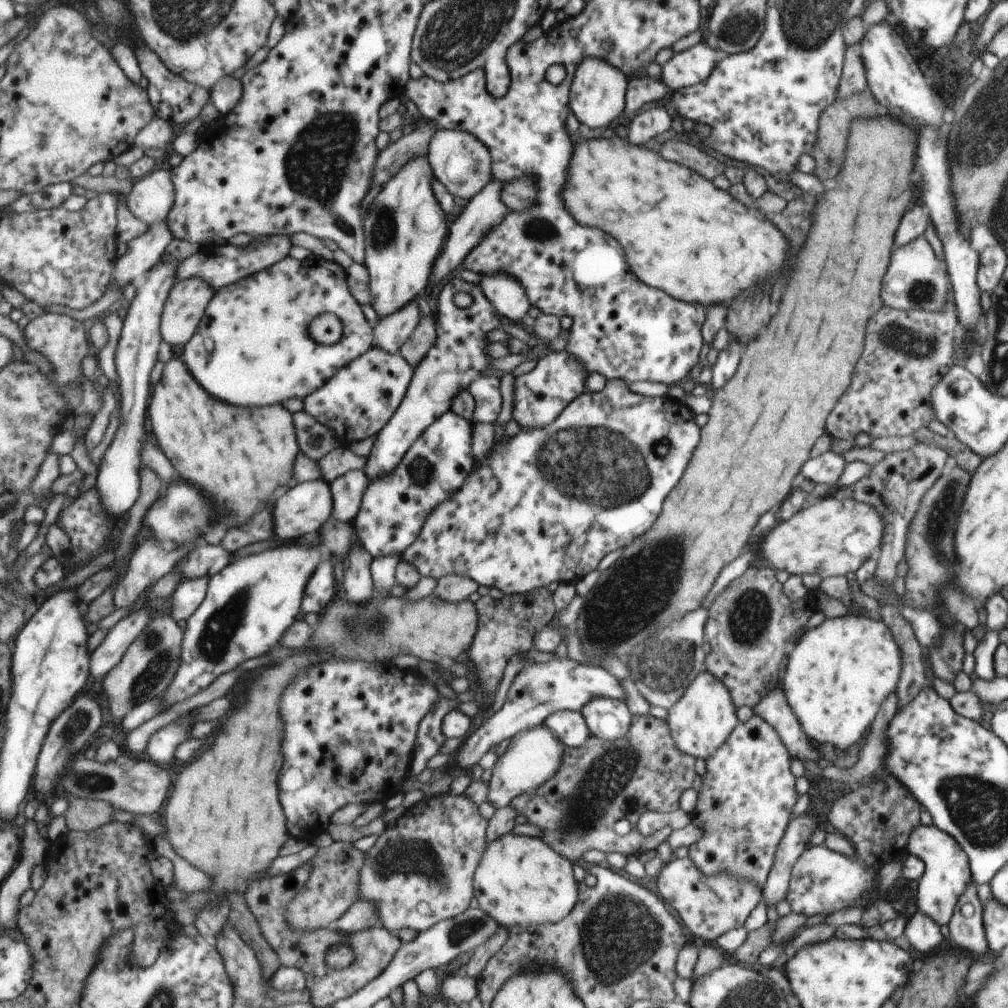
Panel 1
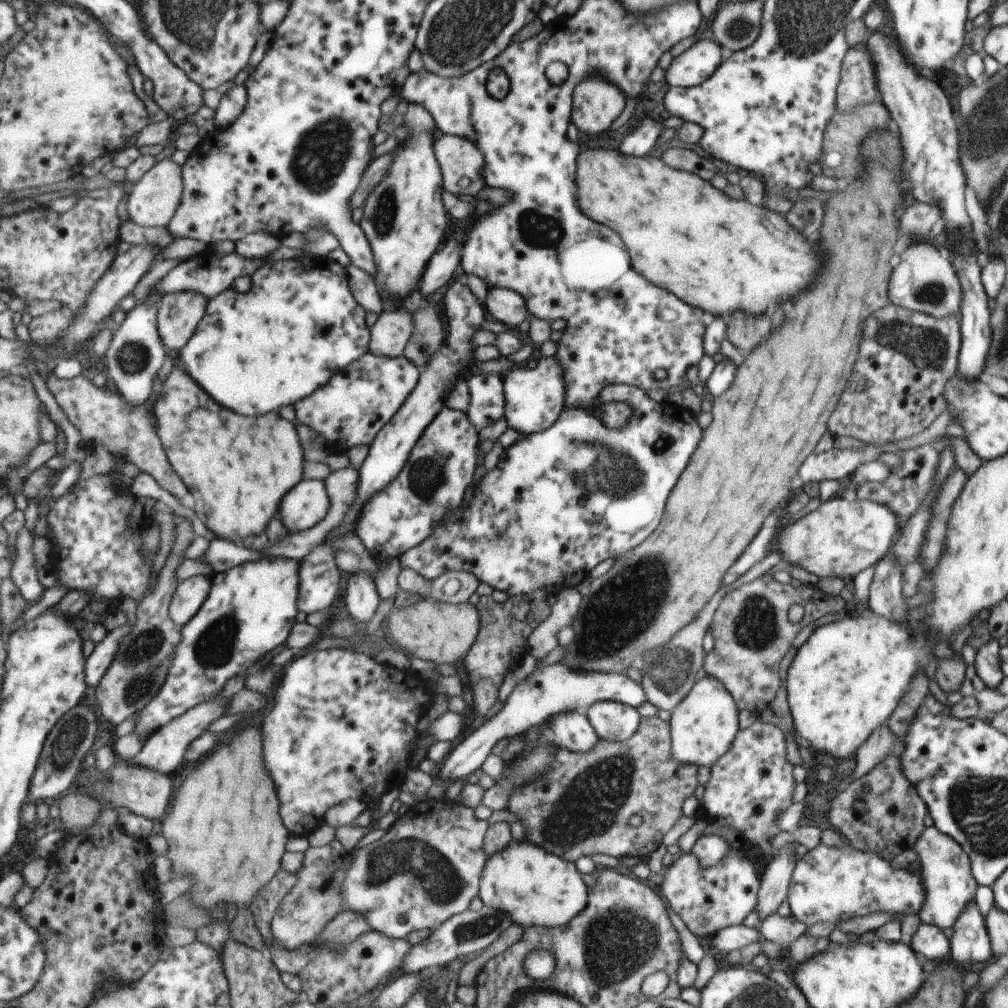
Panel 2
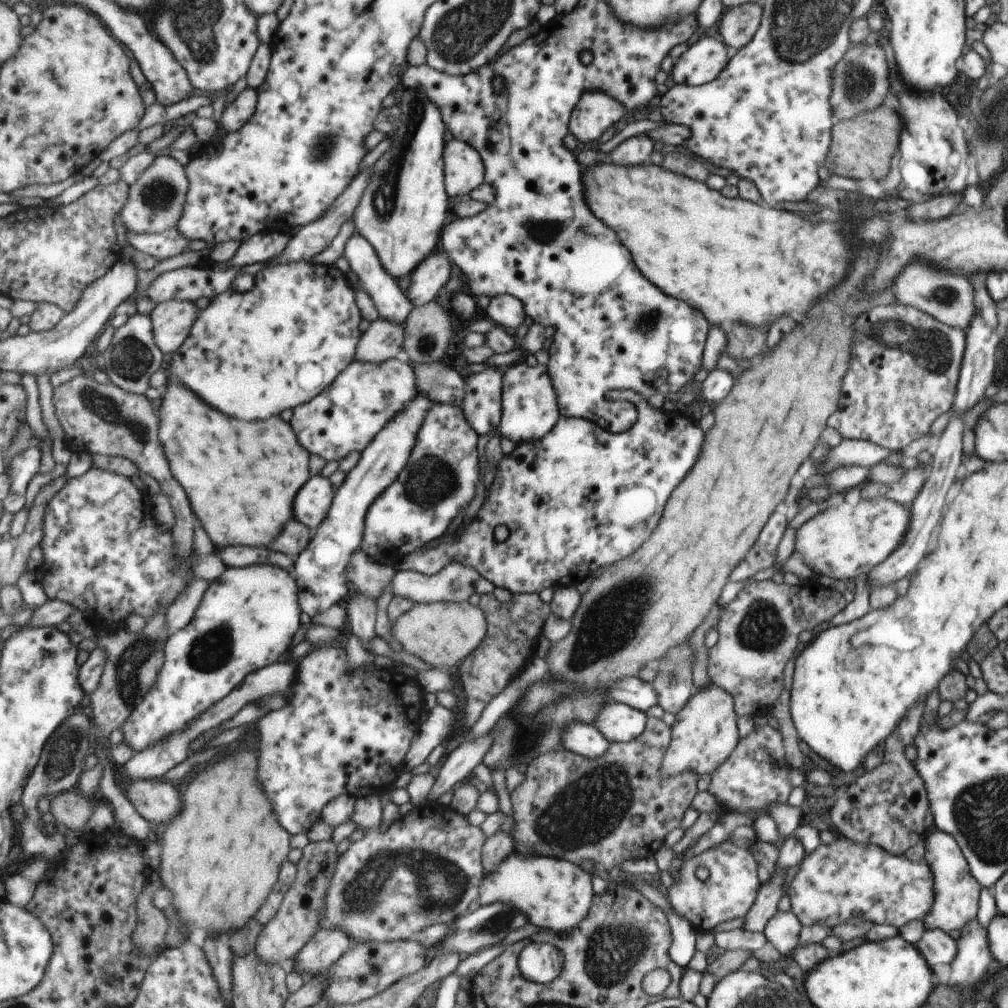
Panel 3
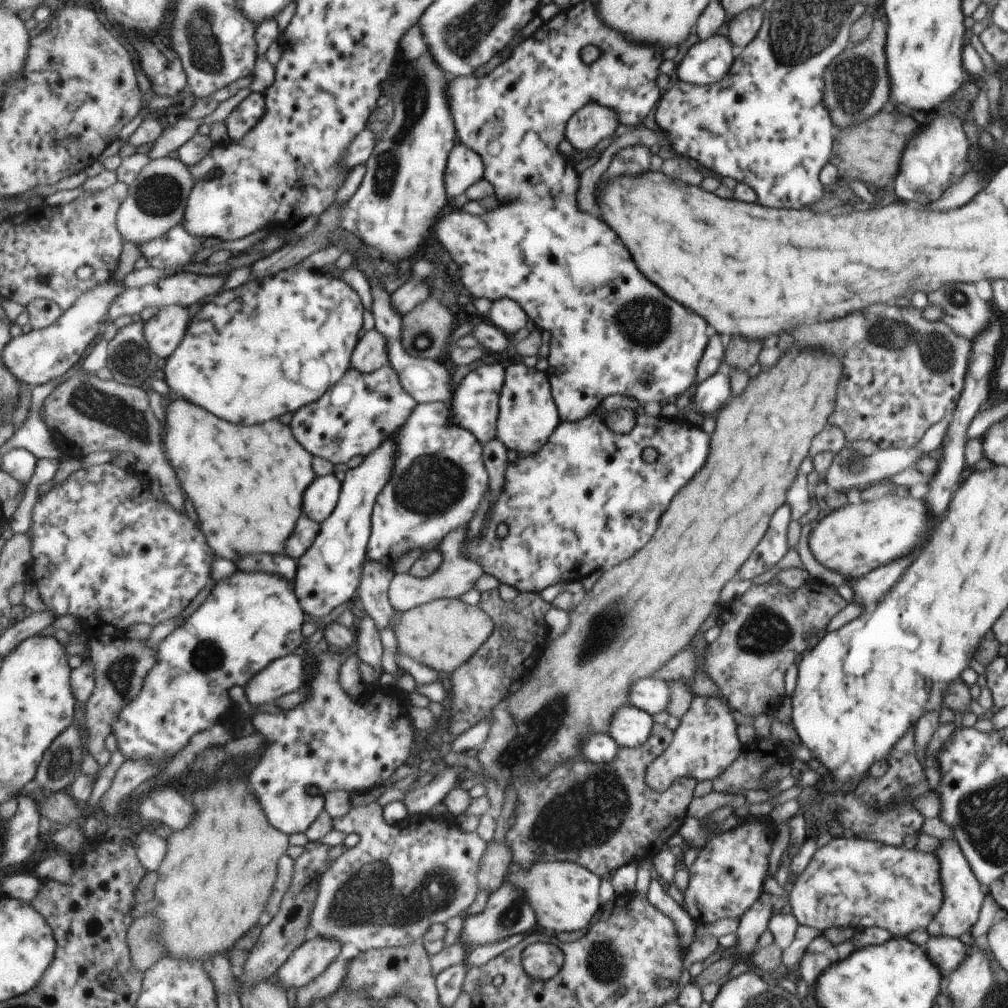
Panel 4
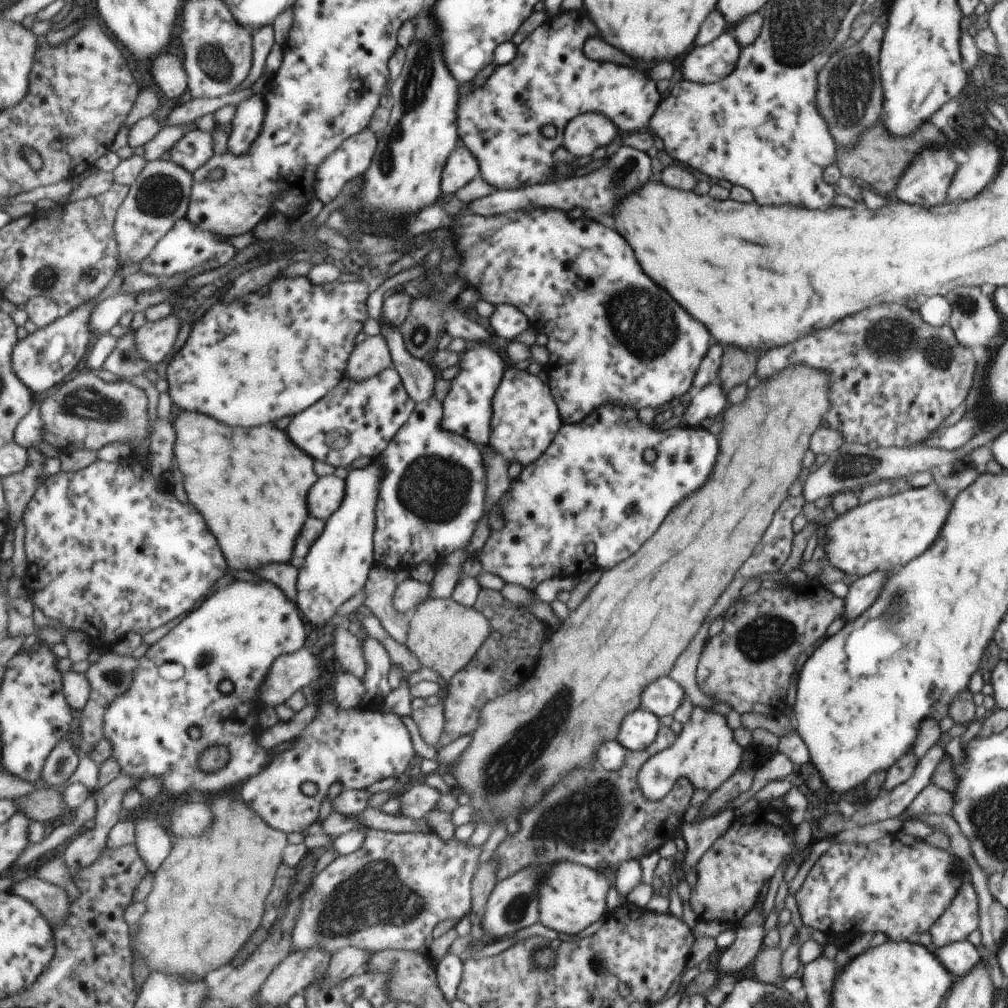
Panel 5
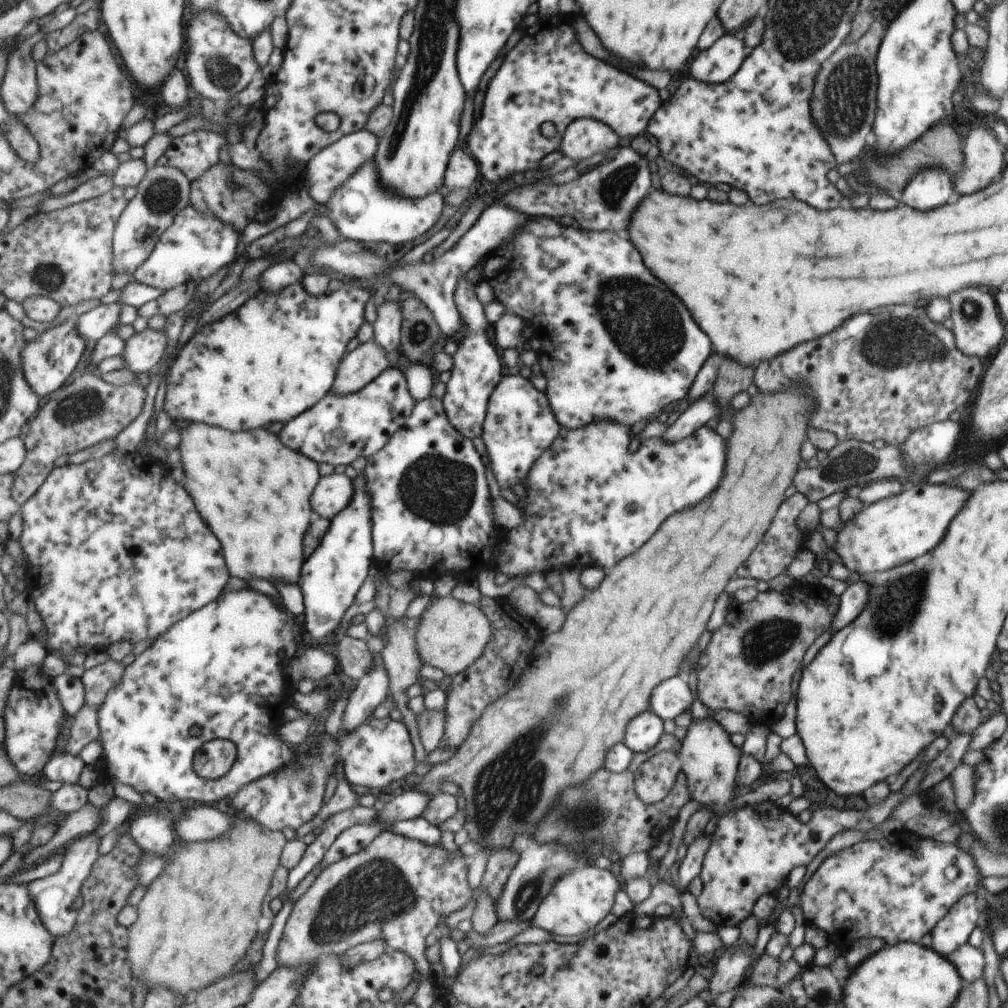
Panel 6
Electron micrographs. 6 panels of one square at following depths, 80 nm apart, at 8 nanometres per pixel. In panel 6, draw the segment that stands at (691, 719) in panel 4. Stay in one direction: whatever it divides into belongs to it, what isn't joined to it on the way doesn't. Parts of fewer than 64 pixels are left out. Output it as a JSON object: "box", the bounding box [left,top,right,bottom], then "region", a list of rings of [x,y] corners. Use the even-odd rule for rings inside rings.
{"box":[635,714,929,928],"region":[[[711,714],[703,720],[691,720],[686,729],[683,740],[680,740],[679,752],[662,751],[640,765],[635,777],[635,792],[644,804],[658,802],[671,790],[679,772],[683,772],[689,800],[695,800],[699,808],[705,806],[711,814],[719,816],[701,862],[698,876],[703,888],[696,898],[699,914],[715,928],[737,926],[737,922],[741,922],[751,910],[755,896],[759,898],[761,894],[777,892],[793,866],[809,867],[809,860],[838,832],[869,830],[881,824],[903,798],[920,794],[921,778],[929,764],[915,770],[901,790],[889,792],[889,796],[879,804],[867,802],[861,810],[815,810],[809,821],[801,824],[795,822],[793,816],[781,814],[777,810],[779,806],[767,800],[757,804],[737,803],[739,790],[733,788],[737,788],[737,762],[740,762],[741,752],[729,742],[727,732],[711,718]]]}

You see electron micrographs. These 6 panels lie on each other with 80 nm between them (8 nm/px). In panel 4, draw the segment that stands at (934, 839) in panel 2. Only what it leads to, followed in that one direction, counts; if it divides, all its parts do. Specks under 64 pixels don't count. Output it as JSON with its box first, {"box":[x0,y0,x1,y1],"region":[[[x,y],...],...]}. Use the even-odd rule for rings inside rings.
{"box":[925,839,984,940],"region":[[[939,839],[939,846],[935,848],[932,854],[940,865],[940,889],[943,892],[943,903],[940,904],[940,910],[932,916],[925,930],[929,935],[941,935],[966,940],[973,924],[978,919],[978,910],[984,892],[981,892],[979,883],[973,876],[966,858],[953,839]]]}

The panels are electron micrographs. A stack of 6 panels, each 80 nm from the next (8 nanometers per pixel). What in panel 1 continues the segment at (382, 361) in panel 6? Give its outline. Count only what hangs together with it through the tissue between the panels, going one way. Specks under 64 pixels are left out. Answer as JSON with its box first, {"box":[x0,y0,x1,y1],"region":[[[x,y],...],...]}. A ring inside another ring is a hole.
{"box":[374,303,420,354],"region":[[[414,303],[378,320],[374,327],[375,346],[394,354],[409,341],[409,336],[420,321],[420,312]]]}

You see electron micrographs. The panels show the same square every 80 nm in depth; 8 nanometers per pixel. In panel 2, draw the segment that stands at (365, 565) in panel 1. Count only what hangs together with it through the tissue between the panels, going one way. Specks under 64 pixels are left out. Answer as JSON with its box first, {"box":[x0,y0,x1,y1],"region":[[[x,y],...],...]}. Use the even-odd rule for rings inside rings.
{"box":[345,574,379,625],"region":[[[369,574],[348,576],[345,609],[357,624],[366,625],[377,612],[379,592],[375,580]]]}

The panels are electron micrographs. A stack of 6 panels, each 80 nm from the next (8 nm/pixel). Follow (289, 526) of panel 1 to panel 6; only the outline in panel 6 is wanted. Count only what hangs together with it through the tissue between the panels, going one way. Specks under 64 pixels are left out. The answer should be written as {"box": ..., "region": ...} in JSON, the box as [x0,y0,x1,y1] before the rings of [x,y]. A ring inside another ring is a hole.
{"box":[313,472,356,520],"region":[[[336,472],[323,476],[316,488],[317,492],[313,492],[313,510],[331,520],[349,507],[356,492],[349,476]]]}

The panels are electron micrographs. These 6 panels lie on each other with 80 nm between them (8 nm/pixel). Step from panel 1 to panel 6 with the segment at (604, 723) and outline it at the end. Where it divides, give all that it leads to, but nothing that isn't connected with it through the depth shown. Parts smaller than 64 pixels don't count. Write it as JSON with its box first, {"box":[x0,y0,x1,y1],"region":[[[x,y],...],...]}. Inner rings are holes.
{"box":[625,710,663,753],"region":[[[645,710],[629,724],[625,744],[633,753],[643,753],[657,744],[663,734],[663,722],[653,712]]]}

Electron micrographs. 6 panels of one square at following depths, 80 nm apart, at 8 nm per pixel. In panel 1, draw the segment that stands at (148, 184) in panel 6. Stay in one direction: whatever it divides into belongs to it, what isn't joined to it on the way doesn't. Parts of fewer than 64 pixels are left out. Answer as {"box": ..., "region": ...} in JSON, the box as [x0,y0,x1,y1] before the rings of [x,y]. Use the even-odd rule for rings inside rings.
{"box":[128,167,176,225],"region":[[[170,167],[162,168],[133,182],[128,196],[128,208],[133,216],[147,225],[168,222],[176,196],[173,170]]]}

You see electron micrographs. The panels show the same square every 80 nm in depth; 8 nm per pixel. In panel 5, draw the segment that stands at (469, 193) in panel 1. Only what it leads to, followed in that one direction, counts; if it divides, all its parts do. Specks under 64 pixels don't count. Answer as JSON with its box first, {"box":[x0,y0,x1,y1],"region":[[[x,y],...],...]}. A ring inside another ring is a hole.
{"box":[441,145,480,197],"region":[[[462,145],[454,150],[447,160],[447,167],[444,169],[441,180],[441,189],[445,188],[445,195],[451,197],[455,190],[465,186],[477,174],[480,175],[479,162]]]}

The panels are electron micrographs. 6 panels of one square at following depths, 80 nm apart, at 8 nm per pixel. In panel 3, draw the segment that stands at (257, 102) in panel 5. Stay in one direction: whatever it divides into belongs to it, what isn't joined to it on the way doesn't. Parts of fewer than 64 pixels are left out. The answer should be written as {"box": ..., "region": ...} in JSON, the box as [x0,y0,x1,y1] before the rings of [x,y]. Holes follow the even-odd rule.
{"box":[219,87,258,132],"region":[[[246,87],[229,103],[220,116],[219,124],[225,132],[237,132],[255,114],[258,101],[256,89]]]}

